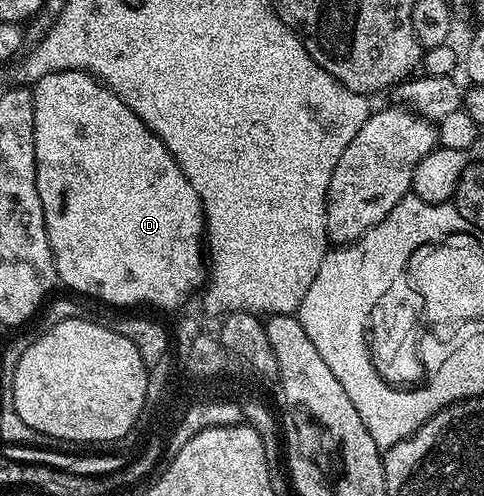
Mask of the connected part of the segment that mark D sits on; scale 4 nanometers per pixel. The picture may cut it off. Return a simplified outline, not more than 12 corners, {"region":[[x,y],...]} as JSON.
{"region":[[80,70],[34,83],[58,281],[175,306],[203,205]]}

